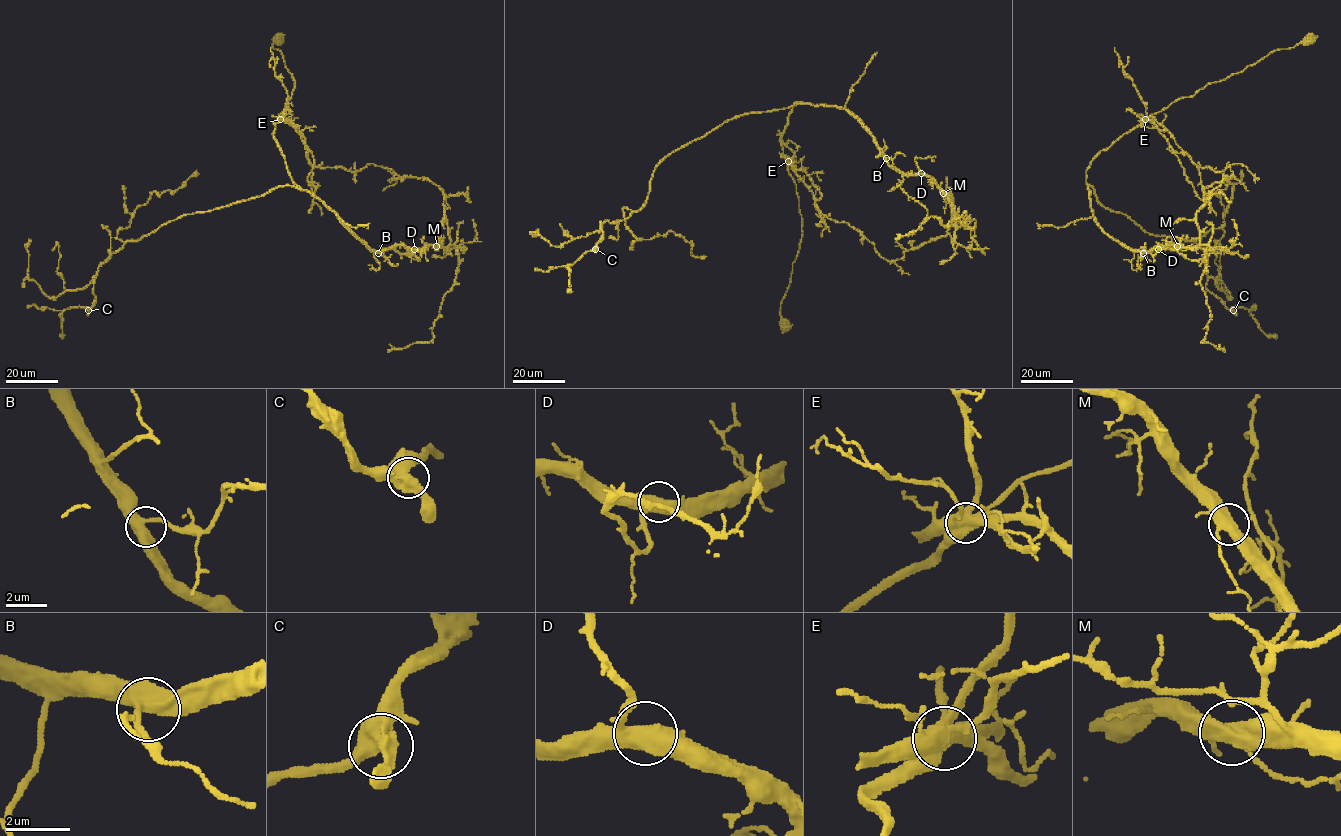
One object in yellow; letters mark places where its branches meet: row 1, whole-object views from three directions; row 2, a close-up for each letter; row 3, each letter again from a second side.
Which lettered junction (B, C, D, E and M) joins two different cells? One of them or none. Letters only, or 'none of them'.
E

